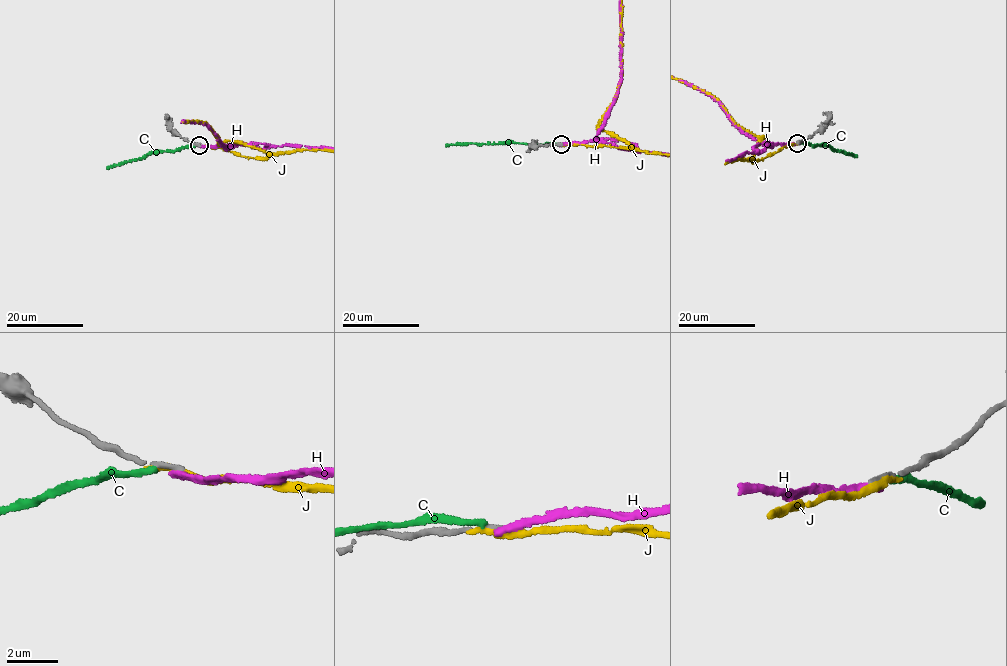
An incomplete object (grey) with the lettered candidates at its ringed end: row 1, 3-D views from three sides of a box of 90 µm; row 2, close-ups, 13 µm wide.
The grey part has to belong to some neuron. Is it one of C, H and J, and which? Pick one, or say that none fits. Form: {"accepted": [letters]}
{"accepted": []}

